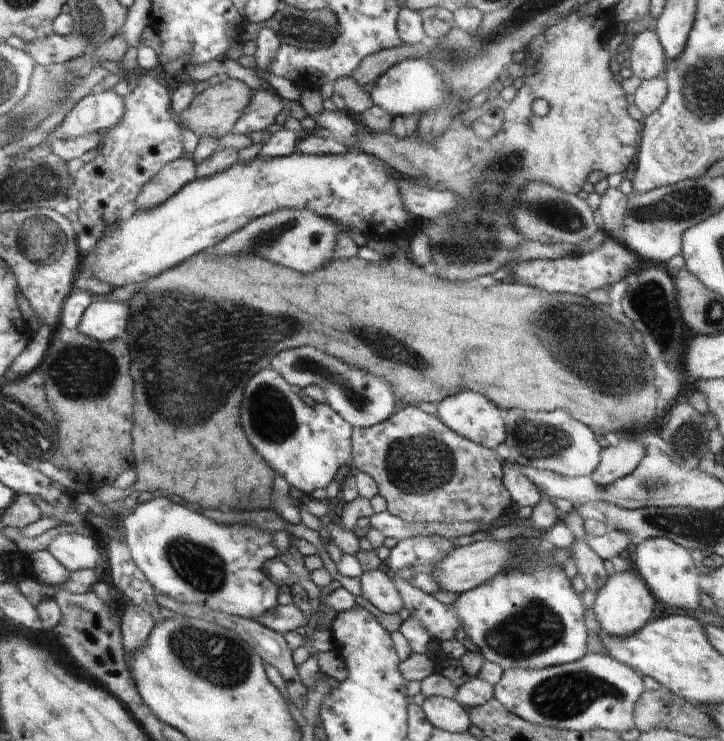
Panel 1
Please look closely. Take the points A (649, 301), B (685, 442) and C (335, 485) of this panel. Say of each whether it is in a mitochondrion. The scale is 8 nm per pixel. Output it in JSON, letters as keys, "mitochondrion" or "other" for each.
{"A":"mitochondrion","B":"mitochondrion","C":"other"}

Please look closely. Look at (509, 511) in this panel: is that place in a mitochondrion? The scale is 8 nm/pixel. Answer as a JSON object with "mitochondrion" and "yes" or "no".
{"mitochondrion":"no"}

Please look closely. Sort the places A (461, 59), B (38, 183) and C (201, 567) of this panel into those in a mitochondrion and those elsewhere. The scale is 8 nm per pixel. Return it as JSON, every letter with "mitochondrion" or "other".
{"A":"mitochondrion","B":"mitochondrion","C":"mitochondrion"}

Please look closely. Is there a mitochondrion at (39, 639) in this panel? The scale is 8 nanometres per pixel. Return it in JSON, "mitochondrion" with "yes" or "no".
{"mitochondrion":"no"}

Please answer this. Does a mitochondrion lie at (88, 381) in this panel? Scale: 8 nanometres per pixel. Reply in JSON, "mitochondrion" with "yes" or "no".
{"mitochondrion":"yes"}

